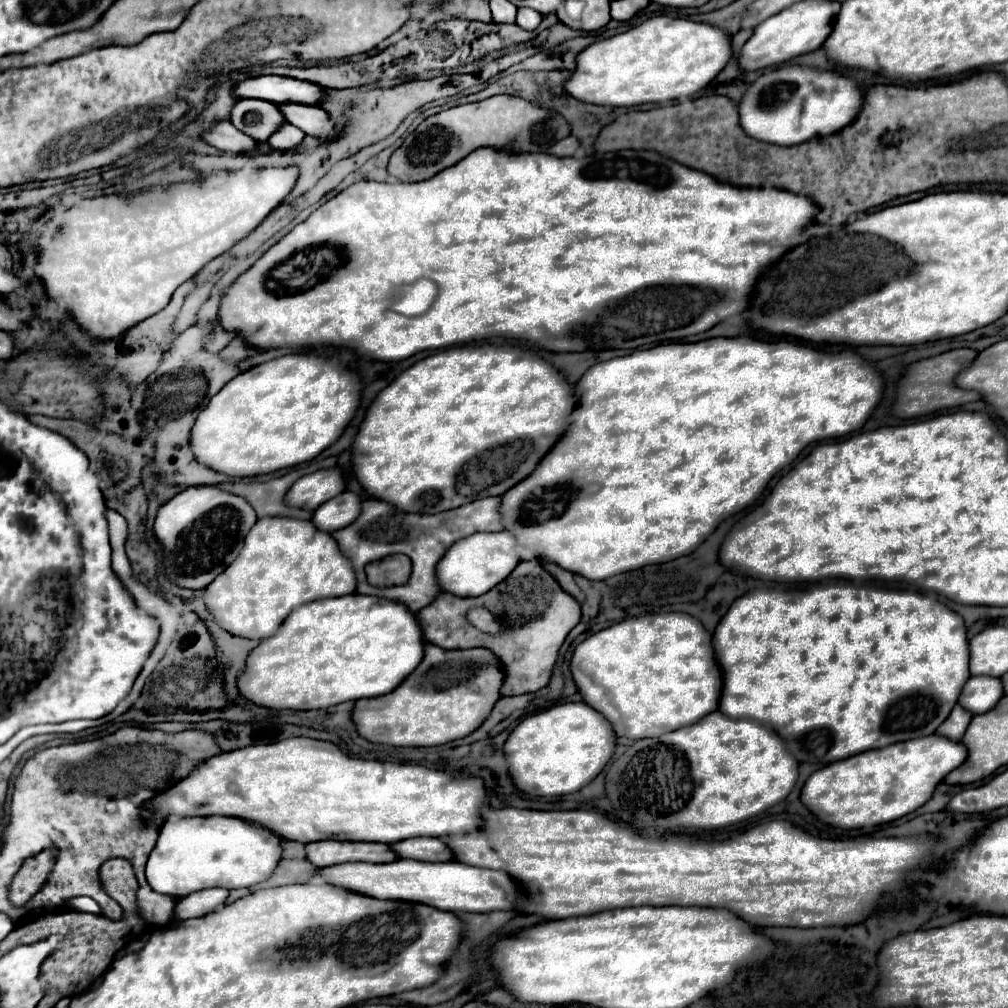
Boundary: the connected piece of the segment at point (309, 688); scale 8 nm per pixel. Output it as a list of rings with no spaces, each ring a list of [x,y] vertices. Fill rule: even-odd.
[[[347,594],[347,596],[339,596],[339,598],[329,598],[329,600],[317,600],[305,606],[299,606],[295,612],[291,612],[283,624],[279,626],[279,630],[269,636],[267,640],[261,640],[247,656],[241,678],[237,680],[237,688],[239,694],[245,696],[249,702],[263,706],[263,708],[273,708],[273,710],[319,710],[319,708],[329,708],[341,702],[349,702],[349,700],[361,700],[361,698],[371,698],[371,696],[383,696],[385,692],[395,690],[395,686],[399,686],[399,682],[403,682],[403,678],[407,678],[407,674],[411,674],[411,670],[415,670],[415,666],[419,666],[419,662],[423,660],[423,634],[419,630],[419,622],[415,618],[415,614],[407,614],[407,610],[403,610],[403,606],[395,606],[395,602],[383,602],[383,598],[375,598],[375,596],[361,596],[361,594]]]

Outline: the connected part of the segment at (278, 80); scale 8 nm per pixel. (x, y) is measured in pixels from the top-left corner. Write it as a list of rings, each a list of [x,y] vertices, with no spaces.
[[[257,76],[239,82],[233,88],[235,98],[261,98],[273,104],[279,102],[307,102],[321,104],[325,94],[323,88],[311,82],[301,82],[283,76]]]

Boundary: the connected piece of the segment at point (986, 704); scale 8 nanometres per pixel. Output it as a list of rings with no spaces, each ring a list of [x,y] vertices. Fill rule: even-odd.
[[[969,678],[961,690],[957,704],[975,716],[991,710],[1001,696],[1003,684],[999,678]]]

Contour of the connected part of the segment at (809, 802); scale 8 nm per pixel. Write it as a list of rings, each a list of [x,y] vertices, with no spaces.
[[[943,736],[915,738],[883,750],[867,750],[813,772],[801,788],[801,802],[825,824],[835,828],[865,828],[897,820],[923,806],[935,786],[967,758],[959,742]]]

